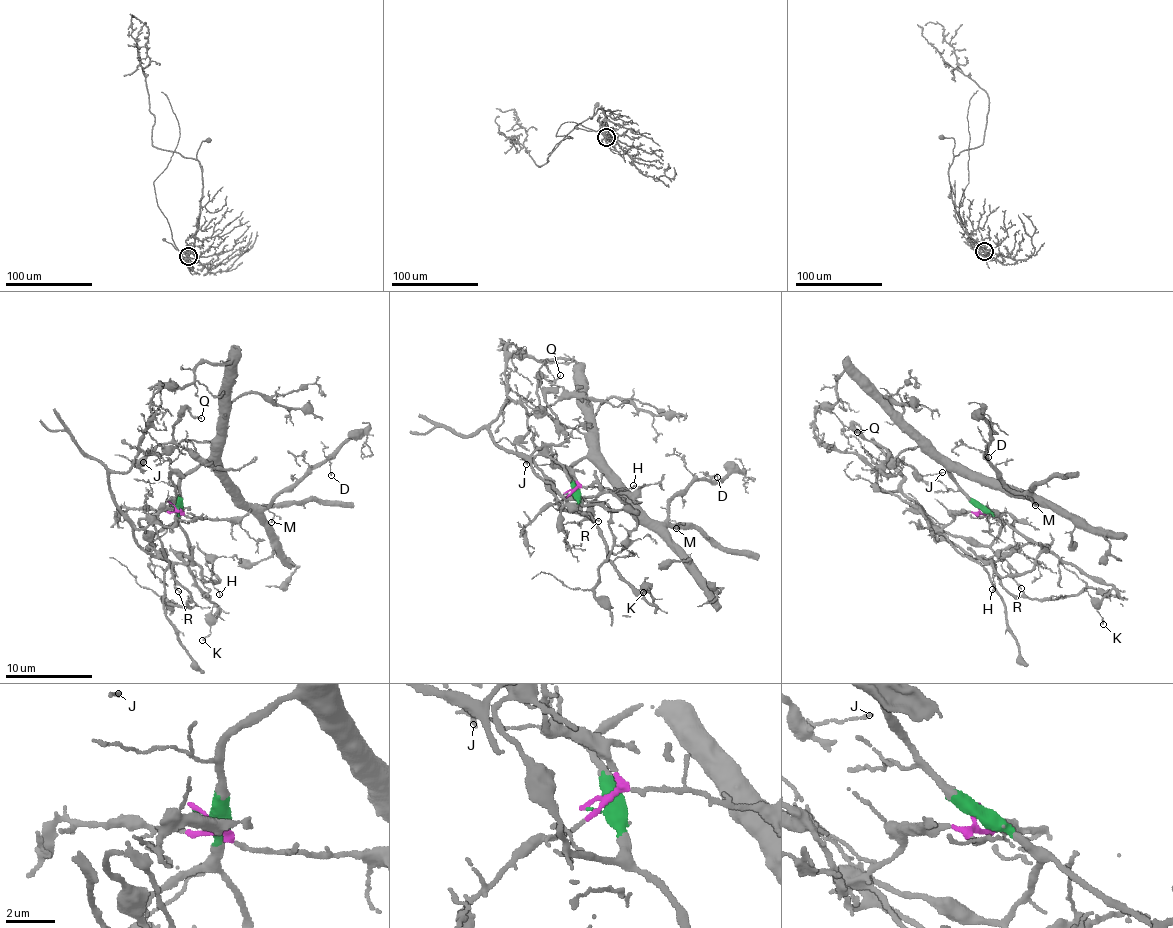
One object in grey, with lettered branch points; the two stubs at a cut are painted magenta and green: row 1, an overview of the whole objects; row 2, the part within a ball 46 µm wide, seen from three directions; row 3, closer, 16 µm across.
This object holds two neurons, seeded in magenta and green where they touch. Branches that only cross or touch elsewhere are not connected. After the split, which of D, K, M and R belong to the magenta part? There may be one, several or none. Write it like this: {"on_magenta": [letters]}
{"on_magenta": []}

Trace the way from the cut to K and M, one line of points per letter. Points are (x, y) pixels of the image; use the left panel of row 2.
K: (169, 503), (189, 543), (187, 566), (217, 611), (210, 634), (203, 640)
M: (169, 503), (173, 505), (177, 502), (180, 481), (204, 464), (213, 465), (250, 505), (273, 513), (271, 522)

